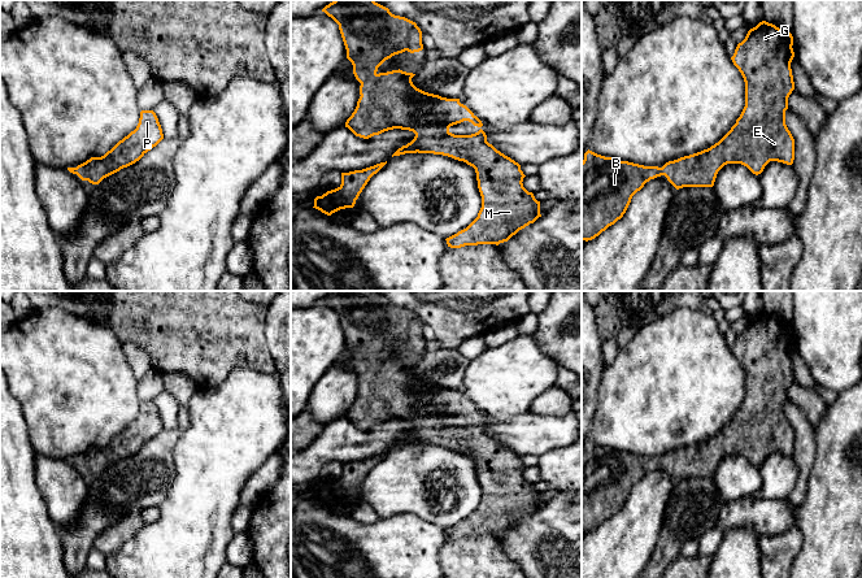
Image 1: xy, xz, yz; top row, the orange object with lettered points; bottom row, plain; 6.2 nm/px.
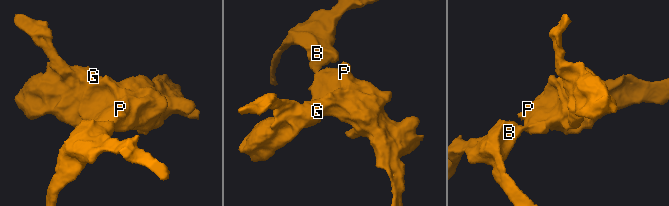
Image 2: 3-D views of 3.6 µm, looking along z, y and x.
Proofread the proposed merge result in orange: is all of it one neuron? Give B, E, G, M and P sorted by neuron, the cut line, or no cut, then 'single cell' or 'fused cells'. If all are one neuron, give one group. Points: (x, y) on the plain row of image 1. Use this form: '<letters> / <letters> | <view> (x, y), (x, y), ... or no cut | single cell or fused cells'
B E G M P | no cut | single cell

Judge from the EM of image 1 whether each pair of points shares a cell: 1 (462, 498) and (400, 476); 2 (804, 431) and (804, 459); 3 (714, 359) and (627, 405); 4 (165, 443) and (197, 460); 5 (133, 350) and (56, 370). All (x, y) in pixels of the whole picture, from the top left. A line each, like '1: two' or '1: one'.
1: one
2: one
3: one
4: two
5: two

